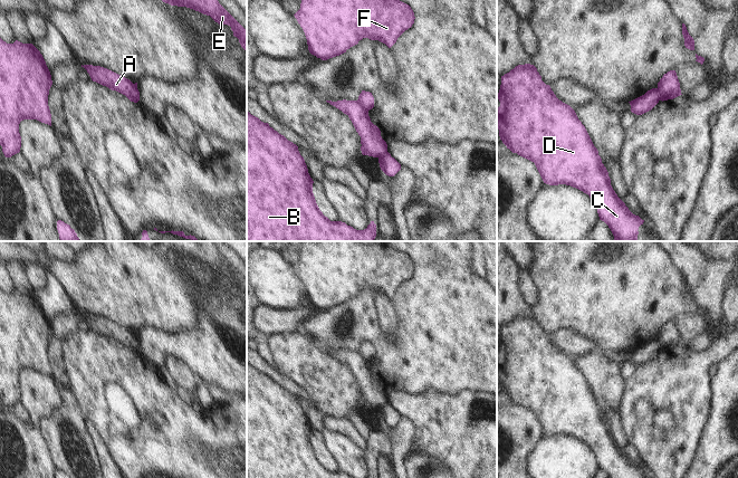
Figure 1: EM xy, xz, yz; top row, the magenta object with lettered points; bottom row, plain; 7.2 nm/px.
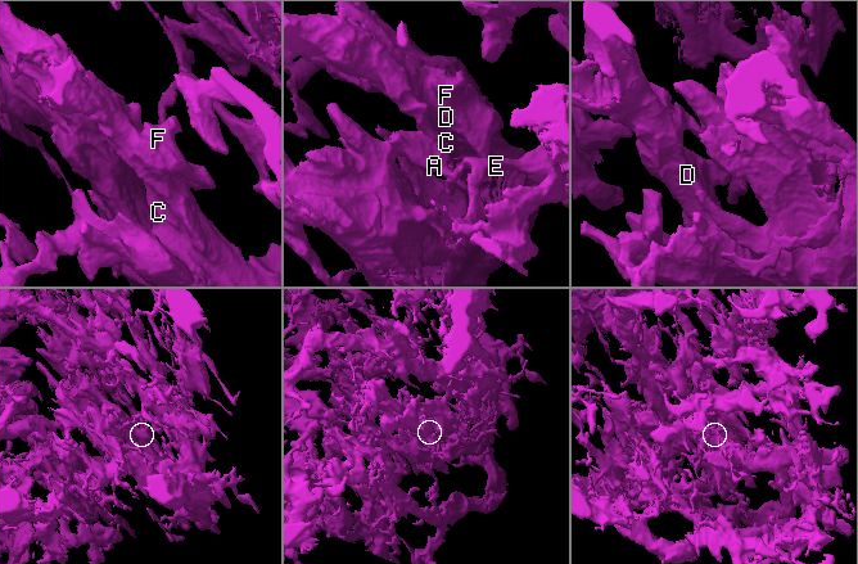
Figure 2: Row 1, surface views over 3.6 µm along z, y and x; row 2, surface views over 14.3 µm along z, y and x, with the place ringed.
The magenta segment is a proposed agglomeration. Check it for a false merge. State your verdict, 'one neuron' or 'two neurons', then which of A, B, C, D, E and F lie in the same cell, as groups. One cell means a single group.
two neurons; A B C D F / E

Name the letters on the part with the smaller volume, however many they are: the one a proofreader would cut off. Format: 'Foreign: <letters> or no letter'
Foreign: E

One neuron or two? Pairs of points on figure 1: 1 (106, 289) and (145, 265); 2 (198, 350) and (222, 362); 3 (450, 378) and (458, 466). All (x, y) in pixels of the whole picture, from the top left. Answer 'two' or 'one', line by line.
1: one
2: one
3: two

